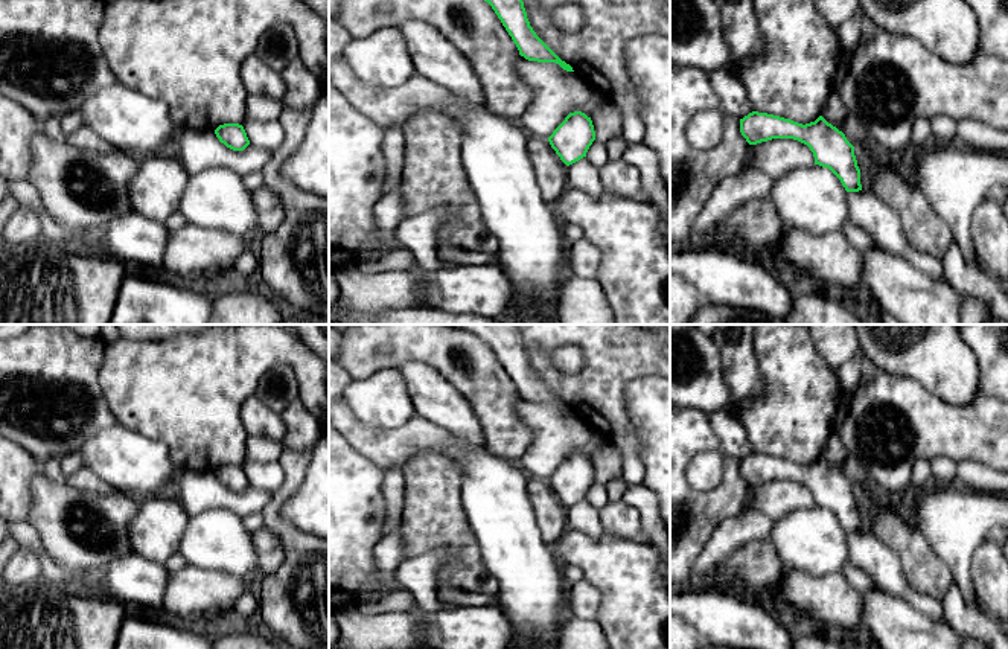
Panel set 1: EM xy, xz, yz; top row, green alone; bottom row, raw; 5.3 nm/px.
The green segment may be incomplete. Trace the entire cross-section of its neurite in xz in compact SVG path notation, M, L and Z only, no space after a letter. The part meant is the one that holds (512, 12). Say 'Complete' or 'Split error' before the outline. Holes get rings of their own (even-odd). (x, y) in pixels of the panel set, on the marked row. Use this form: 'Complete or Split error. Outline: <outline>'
Complete. Outline: M484 0L487 2L502 26L516 44L519 55L528 61L556 62L566 72L574 72L562 61L533 30L527 18L522 0Z

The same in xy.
Complete. Outline: M224 123L215 129L216 137L221 143L233 151L244 151L250 140L242 125L239 123Z

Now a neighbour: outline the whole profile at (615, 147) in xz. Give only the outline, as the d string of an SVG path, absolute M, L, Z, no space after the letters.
M614 137L606 143L608 158L621 158L626 149L626 140Z

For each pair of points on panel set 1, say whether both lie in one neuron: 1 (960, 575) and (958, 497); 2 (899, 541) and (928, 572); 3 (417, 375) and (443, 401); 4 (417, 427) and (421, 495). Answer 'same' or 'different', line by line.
1: same
2: same
3: same
4: different

